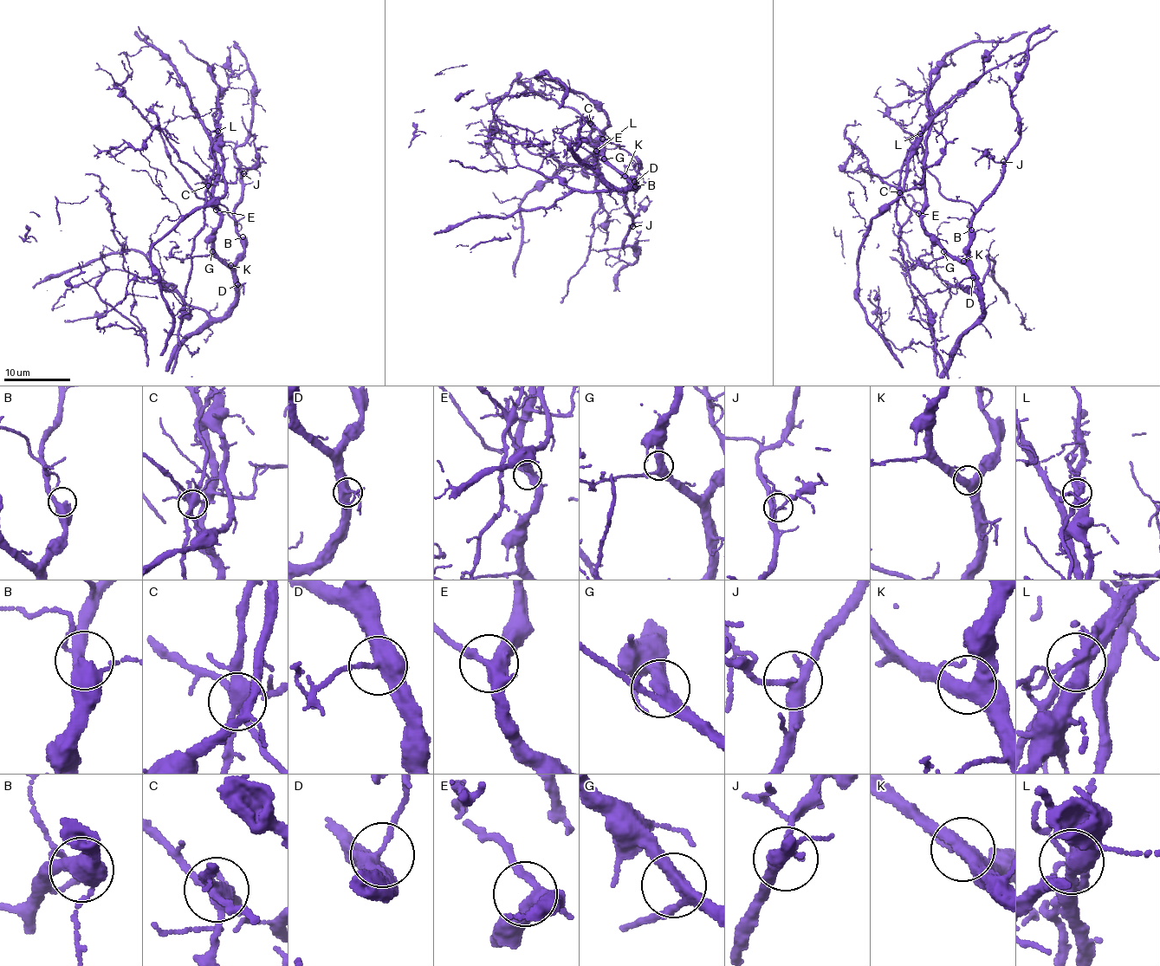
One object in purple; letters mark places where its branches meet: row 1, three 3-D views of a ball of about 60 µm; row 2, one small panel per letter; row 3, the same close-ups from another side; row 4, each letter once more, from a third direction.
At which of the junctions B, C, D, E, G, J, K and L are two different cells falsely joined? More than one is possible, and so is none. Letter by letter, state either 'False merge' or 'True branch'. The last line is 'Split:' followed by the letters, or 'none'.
B: True branch
C: False merge
D: True branch
E: True branch
G: True branch
J: True branch
K: True branch
L: False merge
Split: C, L

